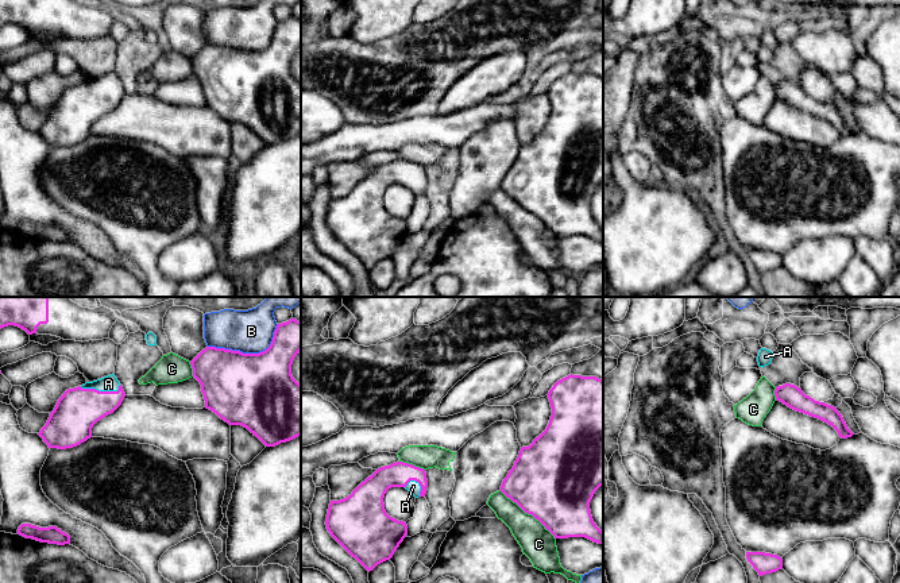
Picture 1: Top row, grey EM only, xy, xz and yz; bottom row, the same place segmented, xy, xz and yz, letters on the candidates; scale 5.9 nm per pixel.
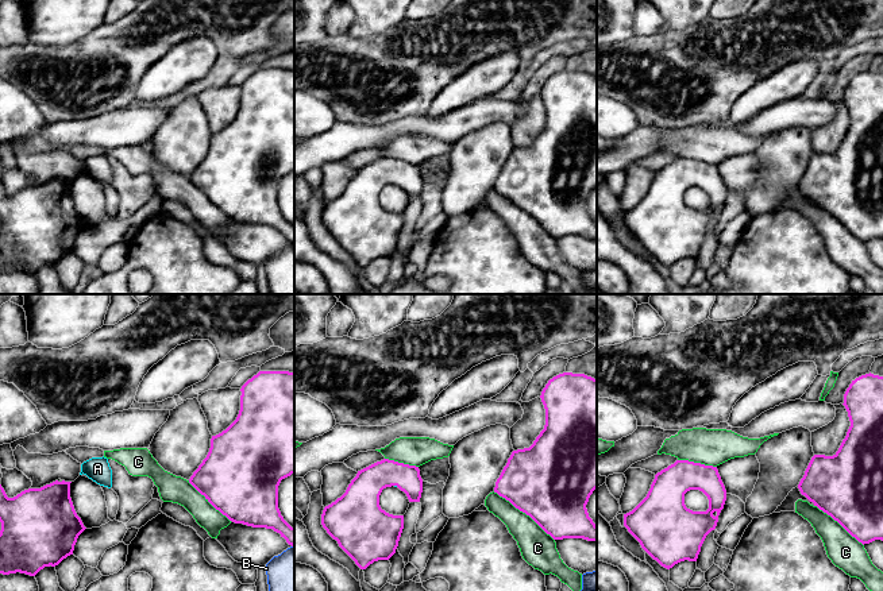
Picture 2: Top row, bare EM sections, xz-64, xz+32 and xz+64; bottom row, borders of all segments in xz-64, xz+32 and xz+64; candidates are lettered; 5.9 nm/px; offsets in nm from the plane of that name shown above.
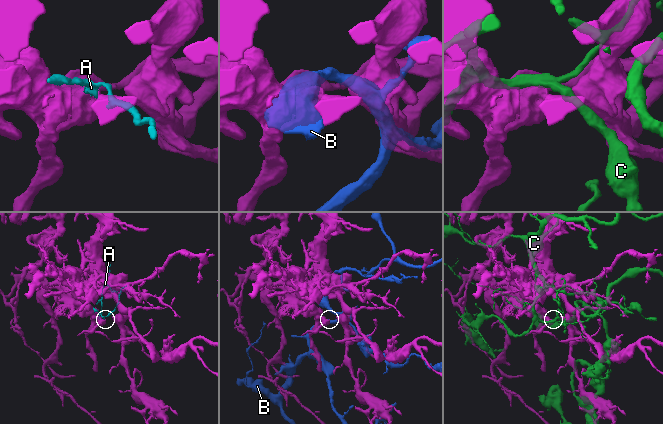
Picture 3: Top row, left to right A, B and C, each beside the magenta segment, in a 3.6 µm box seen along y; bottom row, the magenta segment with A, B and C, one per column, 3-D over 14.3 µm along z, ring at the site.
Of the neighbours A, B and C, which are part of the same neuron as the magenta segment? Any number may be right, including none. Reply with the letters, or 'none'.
A

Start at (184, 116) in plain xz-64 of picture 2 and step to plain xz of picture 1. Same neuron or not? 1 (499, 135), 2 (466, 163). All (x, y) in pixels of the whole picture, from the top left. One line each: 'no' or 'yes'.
1: yes
2: yes

